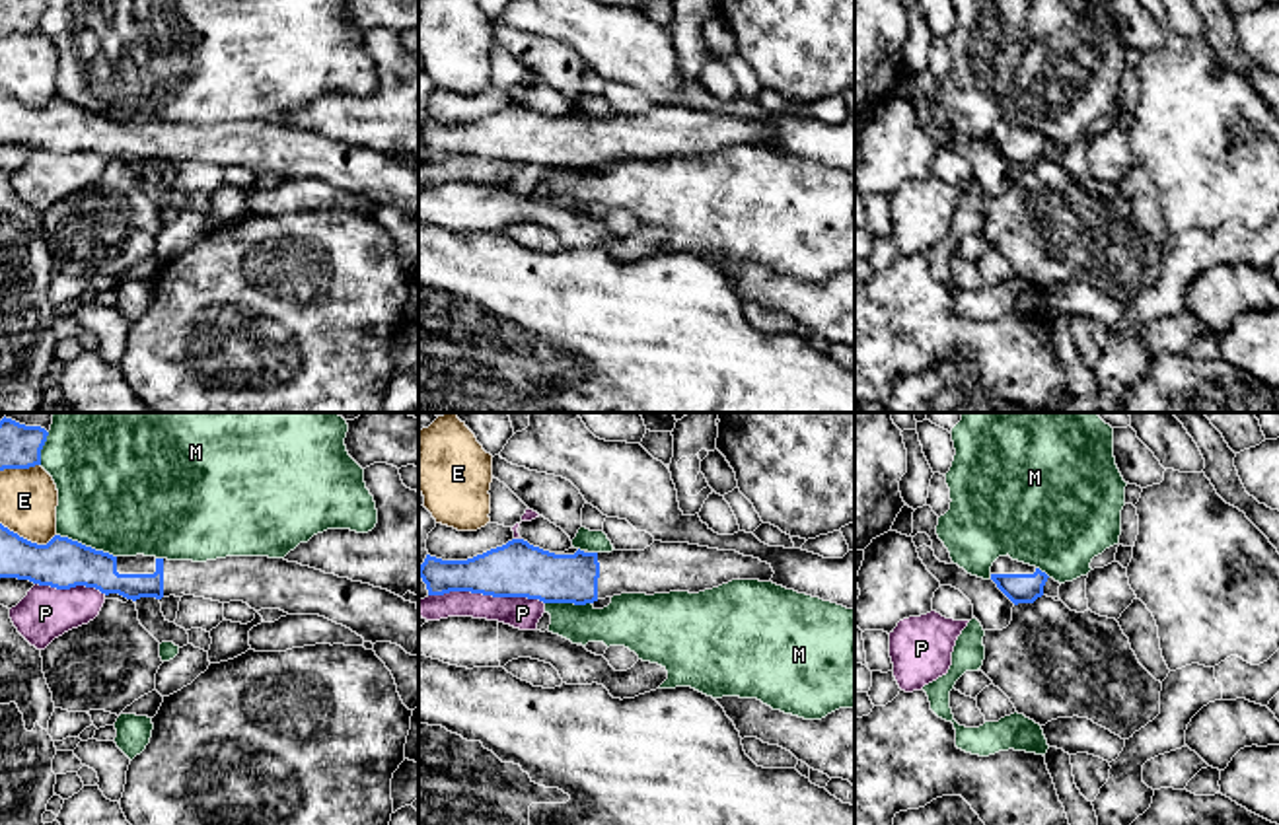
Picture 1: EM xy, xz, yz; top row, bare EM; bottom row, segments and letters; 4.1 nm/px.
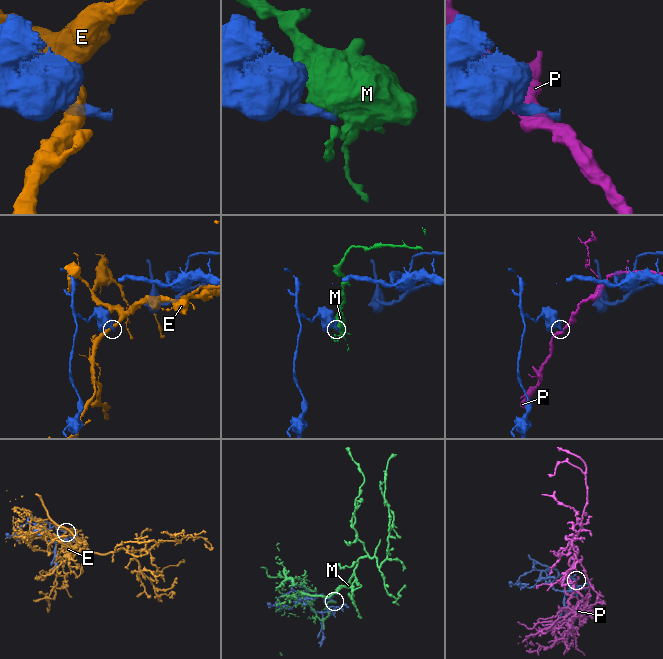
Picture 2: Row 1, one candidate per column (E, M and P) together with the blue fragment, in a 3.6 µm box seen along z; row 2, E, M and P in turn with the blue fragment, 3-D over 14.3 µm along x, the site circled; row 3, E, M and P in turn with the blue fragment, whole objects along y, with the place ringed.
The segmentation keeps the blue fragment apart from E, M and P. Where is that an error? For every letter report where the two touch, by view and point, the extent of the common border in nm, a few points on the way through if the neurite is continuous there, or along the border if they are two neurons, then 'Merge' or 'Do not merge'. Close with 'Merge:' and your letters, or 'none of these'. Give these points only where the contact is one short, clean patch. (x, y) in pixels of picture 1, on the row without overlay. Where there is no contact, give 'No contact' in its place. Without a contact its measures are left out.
E: Touches blue at xy (26, 104). Shared border 240 nm. Do not merge
M: Touches blue at xy (84, 109). Shared border 260 nm. Do not merge
P: Touches blue at xz (487, 158). Shared border 480 nm. Do not merge
Merge: none of these

